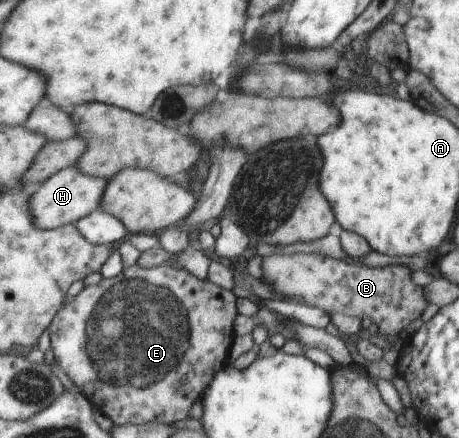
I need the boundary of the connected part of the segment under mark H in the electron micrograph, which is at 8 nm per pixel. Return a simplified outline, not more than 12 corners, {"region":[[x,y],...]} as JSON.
{"region":[[73,165],[31,194],[33,220],[73,225],[101,206],[108,179]]}

